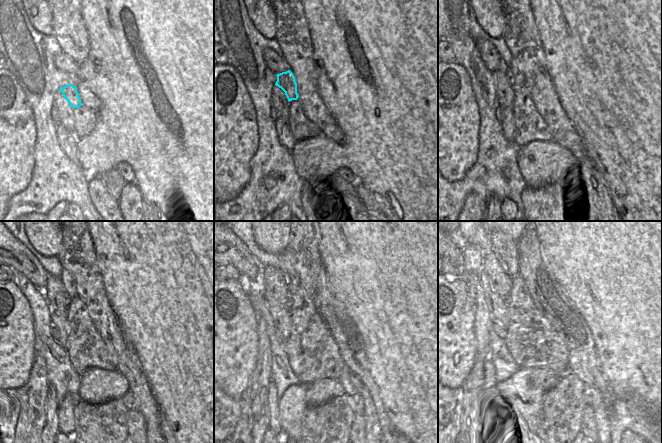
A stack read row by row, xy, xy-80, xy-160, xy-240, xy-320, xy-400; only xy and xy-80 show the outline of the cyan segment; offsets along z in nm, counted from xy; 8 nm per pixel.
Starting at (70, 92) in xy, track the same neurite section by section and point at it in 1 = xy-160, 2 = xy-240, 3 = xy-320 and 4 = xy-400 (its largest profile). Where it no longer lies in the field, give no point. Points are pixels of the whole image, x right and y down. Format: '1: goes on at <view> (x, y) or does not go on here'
1: goes on at xy-160 (515, 79)
2: goes on at xy-240 (66, 279)
3: goes on at xy-320 (291, 278)
4: goes on at xy-400 (505, 248)

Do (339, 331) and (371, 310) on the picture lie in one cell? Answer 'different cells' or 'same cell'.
different cells

